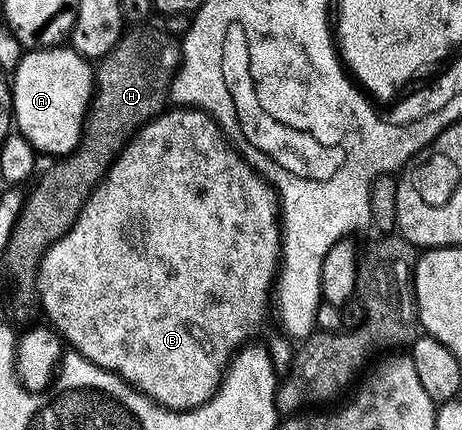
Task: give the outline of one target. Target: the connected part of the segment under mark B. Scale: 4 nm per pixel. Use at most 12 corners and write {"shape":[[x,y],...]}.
{"shape":[[204,111],[41,257],[70,350],[170,411],[269,311],[279,198]]}

